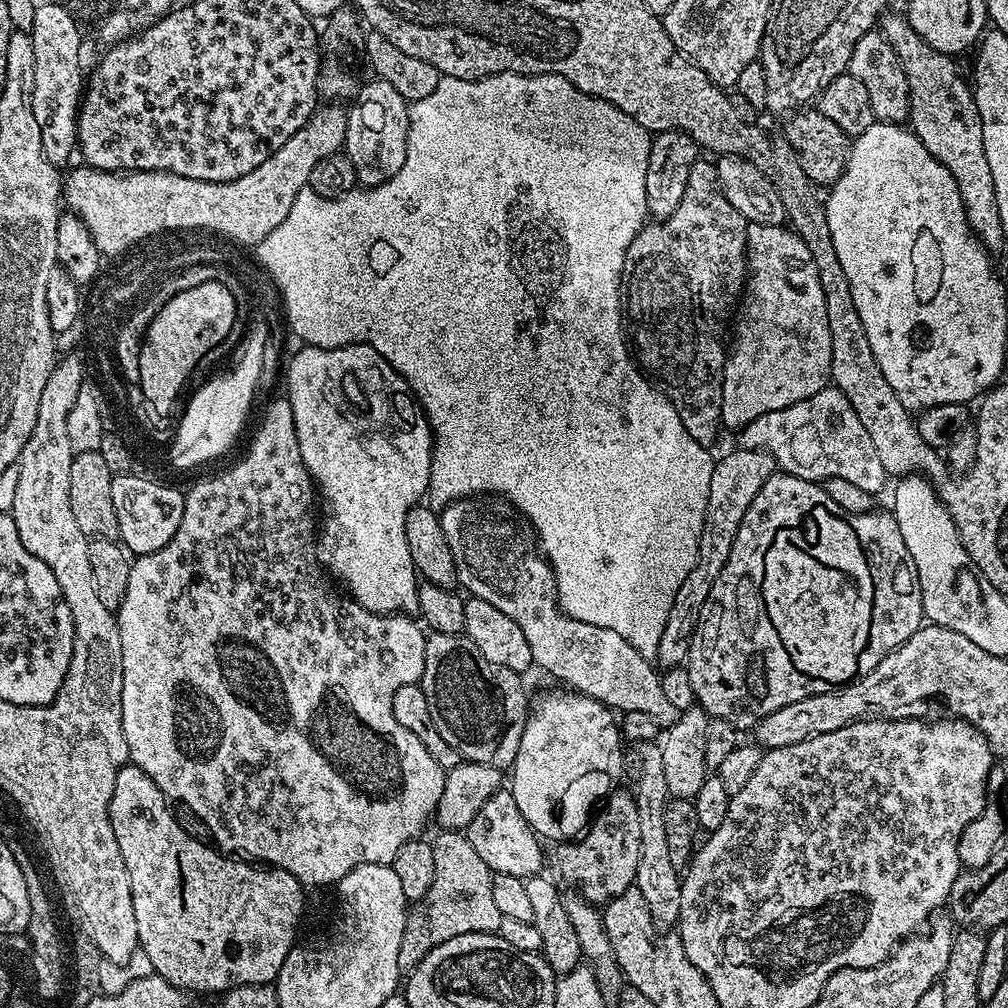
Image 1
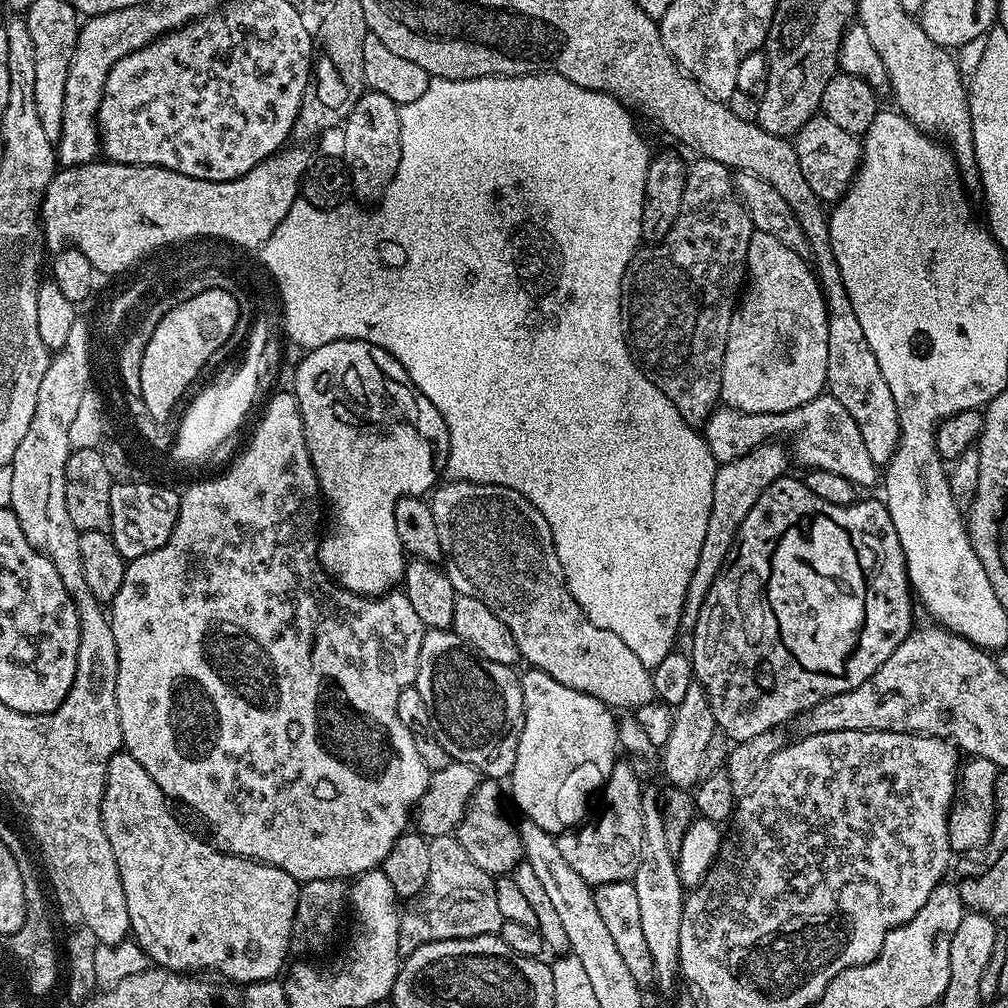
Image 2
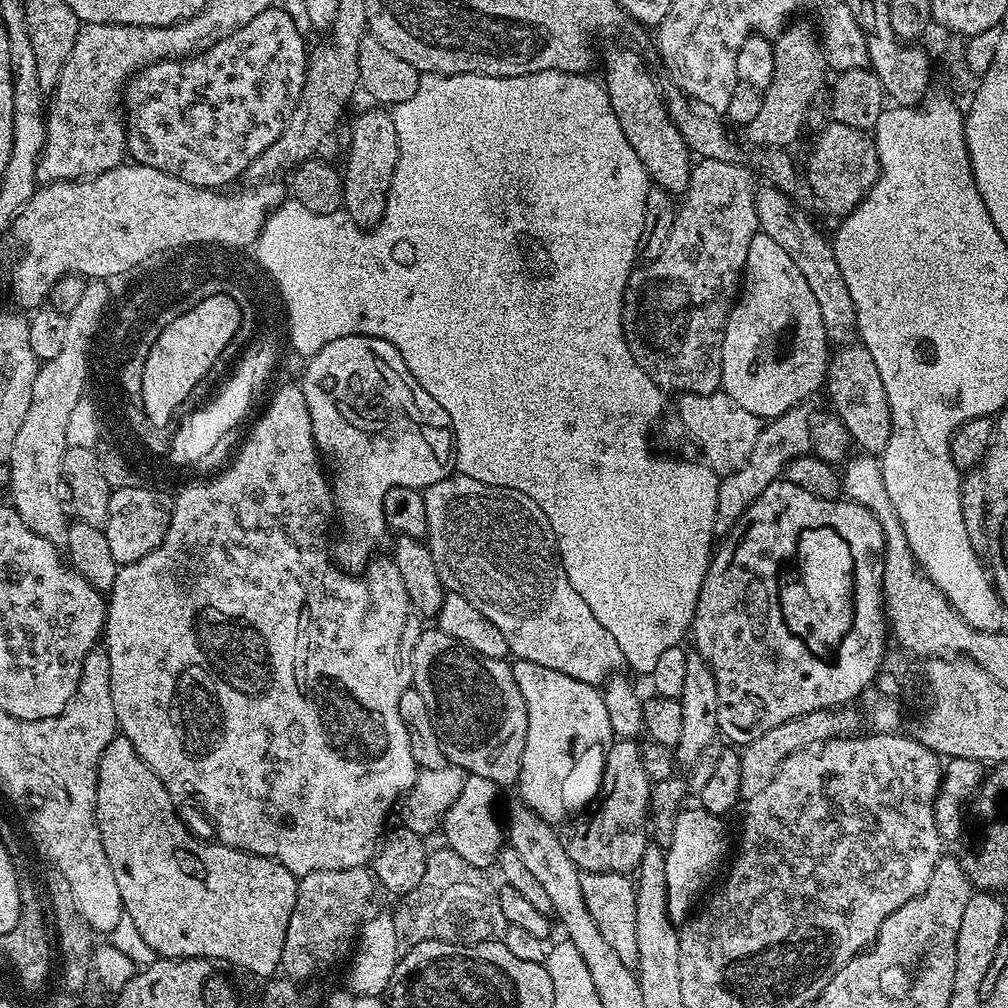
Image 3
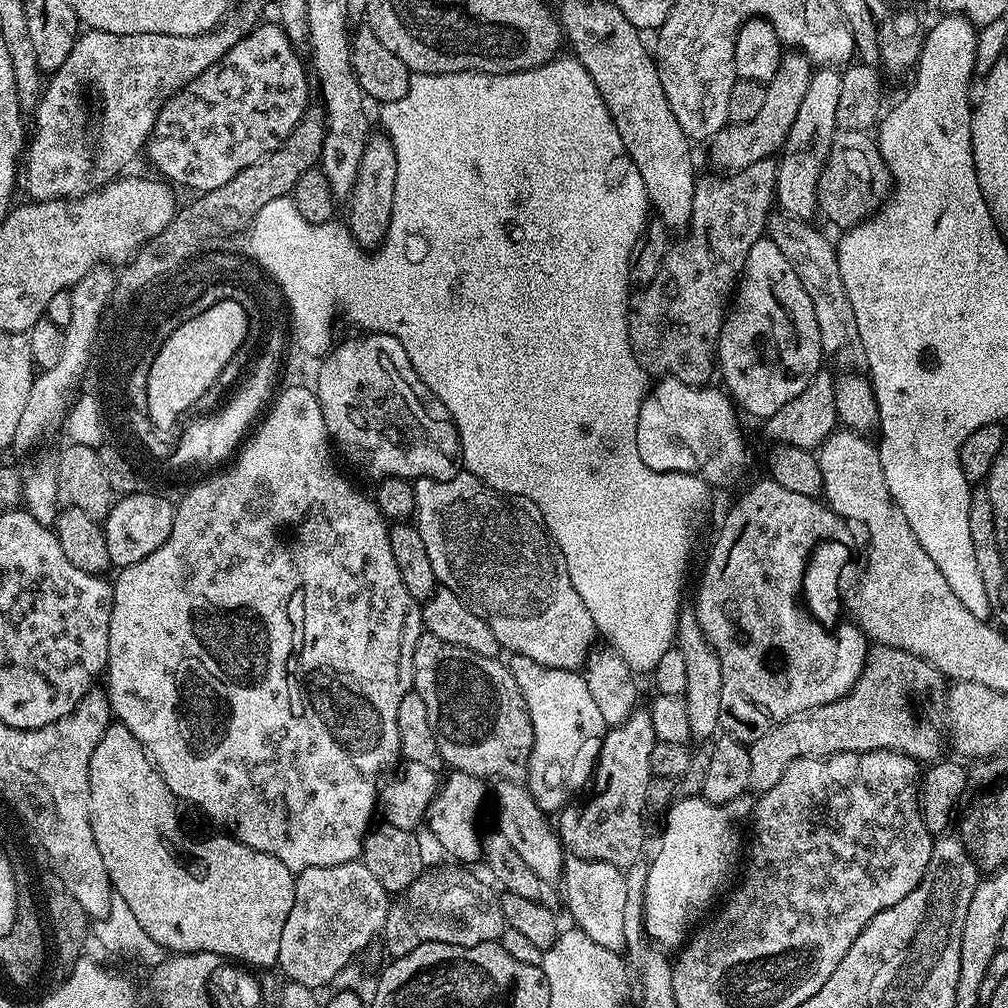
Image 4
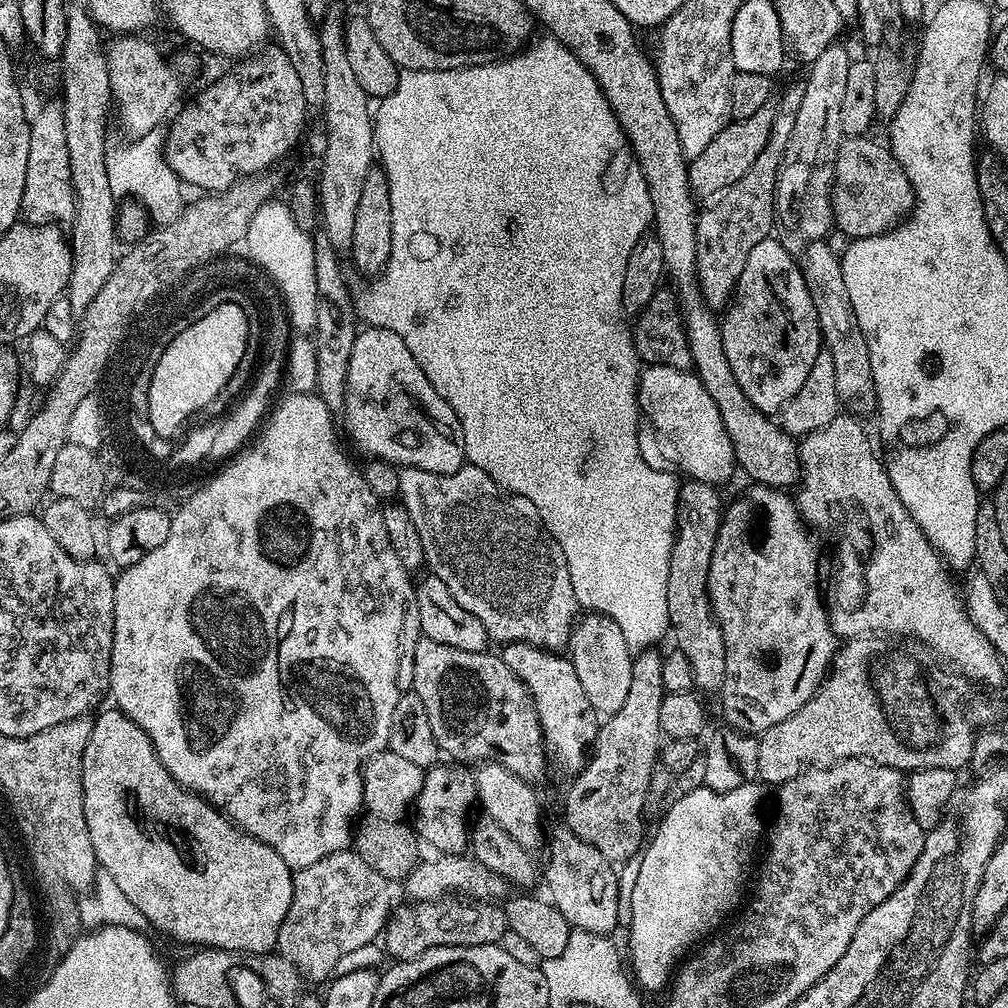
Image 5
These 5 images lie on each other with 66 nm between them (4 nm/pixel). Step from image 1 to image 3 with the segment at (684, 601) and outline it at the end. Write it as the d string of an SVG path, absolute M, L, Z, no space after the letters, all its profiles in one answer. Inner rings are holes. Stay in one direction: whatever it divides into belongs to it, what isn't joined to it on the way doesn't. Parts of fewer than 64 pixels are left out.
M811 403L799 404L797 408L786 410L784 416L769 419L761 427L758 442L754 442L754 450L750 450L750 458L738 470L723 477L718 486L718 510L716 511L716 532L726 534L736 524L738 518L751 504L770 486L770 482L781 479L789 461L812 452L812 412Z

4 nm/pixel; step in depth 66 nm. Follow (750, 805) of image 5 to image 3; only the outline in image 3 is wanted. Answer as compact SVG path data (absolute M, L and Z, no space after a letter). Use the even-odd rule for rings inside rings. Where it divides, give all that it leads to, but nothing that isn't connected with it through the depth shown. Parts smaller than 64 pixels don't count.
M699 806L685 807L677 814L673 838L664 853L668 917L673 922L683 922L692 915L697 907L696 899L703 894L704 887L711 882L712 875L719 870L724 855L726 855L725 860L729 855L728 832L724 829L724 823L721 817L710 814Z

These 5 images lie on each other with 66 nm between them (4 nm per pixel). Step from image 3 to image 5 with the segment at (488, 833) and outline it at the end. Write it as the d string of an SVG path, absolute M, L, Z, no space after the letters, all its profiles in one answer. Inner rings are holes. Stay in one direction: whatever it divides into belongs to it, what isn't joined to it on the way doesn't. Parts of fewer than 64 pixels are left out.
M441 762L427 769L422 790L416 796L414 805L414 831L417 837L427 847L429 844L430 847L437 848L435 851L440 854L458 856L467 853L470 848L468 811L476 803L476 778L471 767L456 762Z

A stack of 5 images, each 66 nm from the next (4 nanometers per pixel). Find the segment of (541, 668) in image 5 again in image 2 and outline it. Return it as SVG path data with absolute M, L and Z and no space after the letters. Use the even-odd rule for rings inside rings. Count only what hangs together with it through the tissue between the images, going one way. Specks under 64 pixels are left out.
M529 667L527 671L520 676L524 691L524 725L518 742L518 758L514 758L514 770L510 777L512 800L524 811L523 819L542 826L542 830L559 834L577 827L585 819L592 792L594 796L603 789L613 766L618 763L618 720L613 709L598 698L570 690L570 686L554 682L550 674L537 668Z

